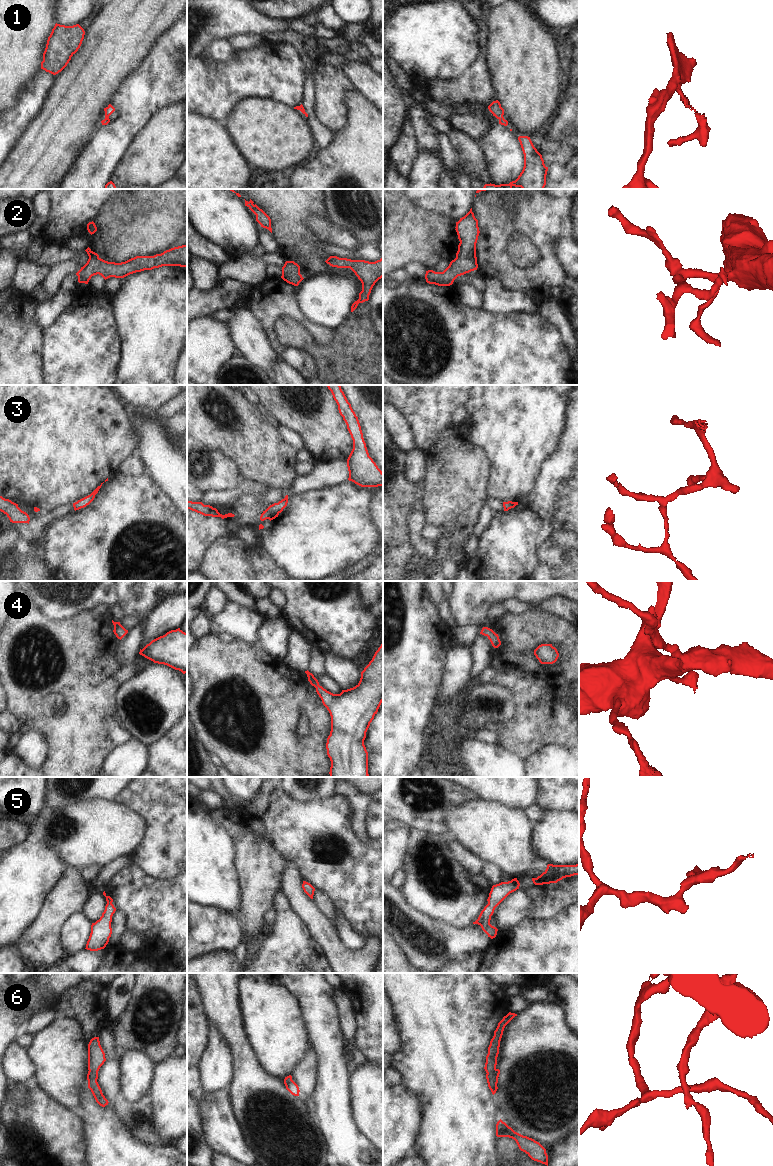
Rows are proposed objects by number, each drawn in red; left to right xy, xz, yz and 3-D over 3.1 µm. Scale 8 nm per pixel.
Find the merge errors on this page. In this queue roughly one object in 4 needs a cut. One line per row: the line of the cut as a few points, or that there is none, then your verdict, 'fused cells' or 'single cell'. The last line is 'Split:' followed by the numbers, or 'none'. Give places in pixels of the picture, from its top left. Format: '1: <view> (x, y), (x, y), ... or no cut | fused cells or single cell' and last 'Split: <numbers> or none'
1: no cut | single cell
2: no cut | single cell
3: no cut | single cell
4: no cut | single cell
5: no cut | single cell
6: no cut | single cell
Split: none

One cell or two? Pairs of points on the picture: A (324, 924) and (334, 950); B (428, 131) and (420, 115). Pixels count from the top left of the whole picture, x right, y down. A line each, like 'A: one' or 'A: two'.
A: one
B: one

